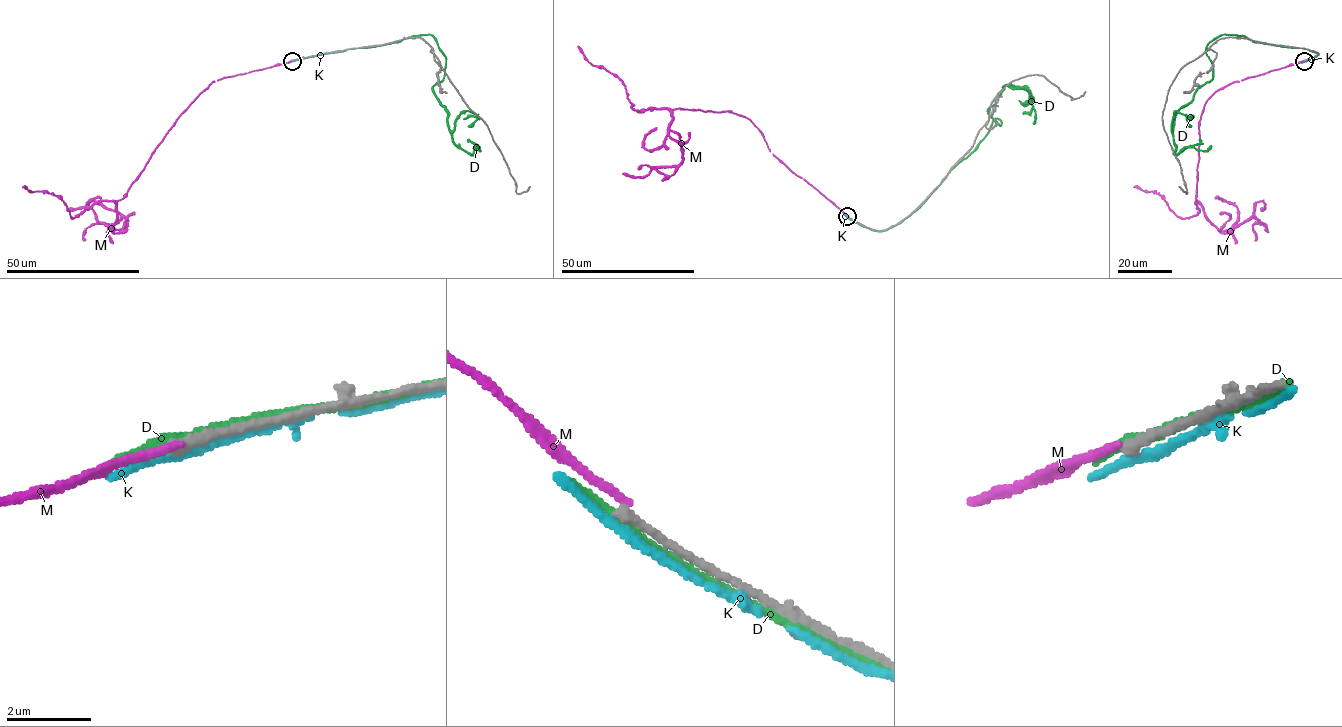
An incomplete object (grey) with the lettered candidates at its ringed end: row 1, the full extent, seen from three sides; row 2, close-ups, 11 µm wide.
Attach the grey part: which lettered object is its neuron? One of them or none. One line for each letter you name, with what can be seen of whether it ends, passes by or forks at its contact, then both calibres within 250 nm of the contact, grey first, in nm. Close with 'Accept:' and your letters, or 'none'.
Accept: none

